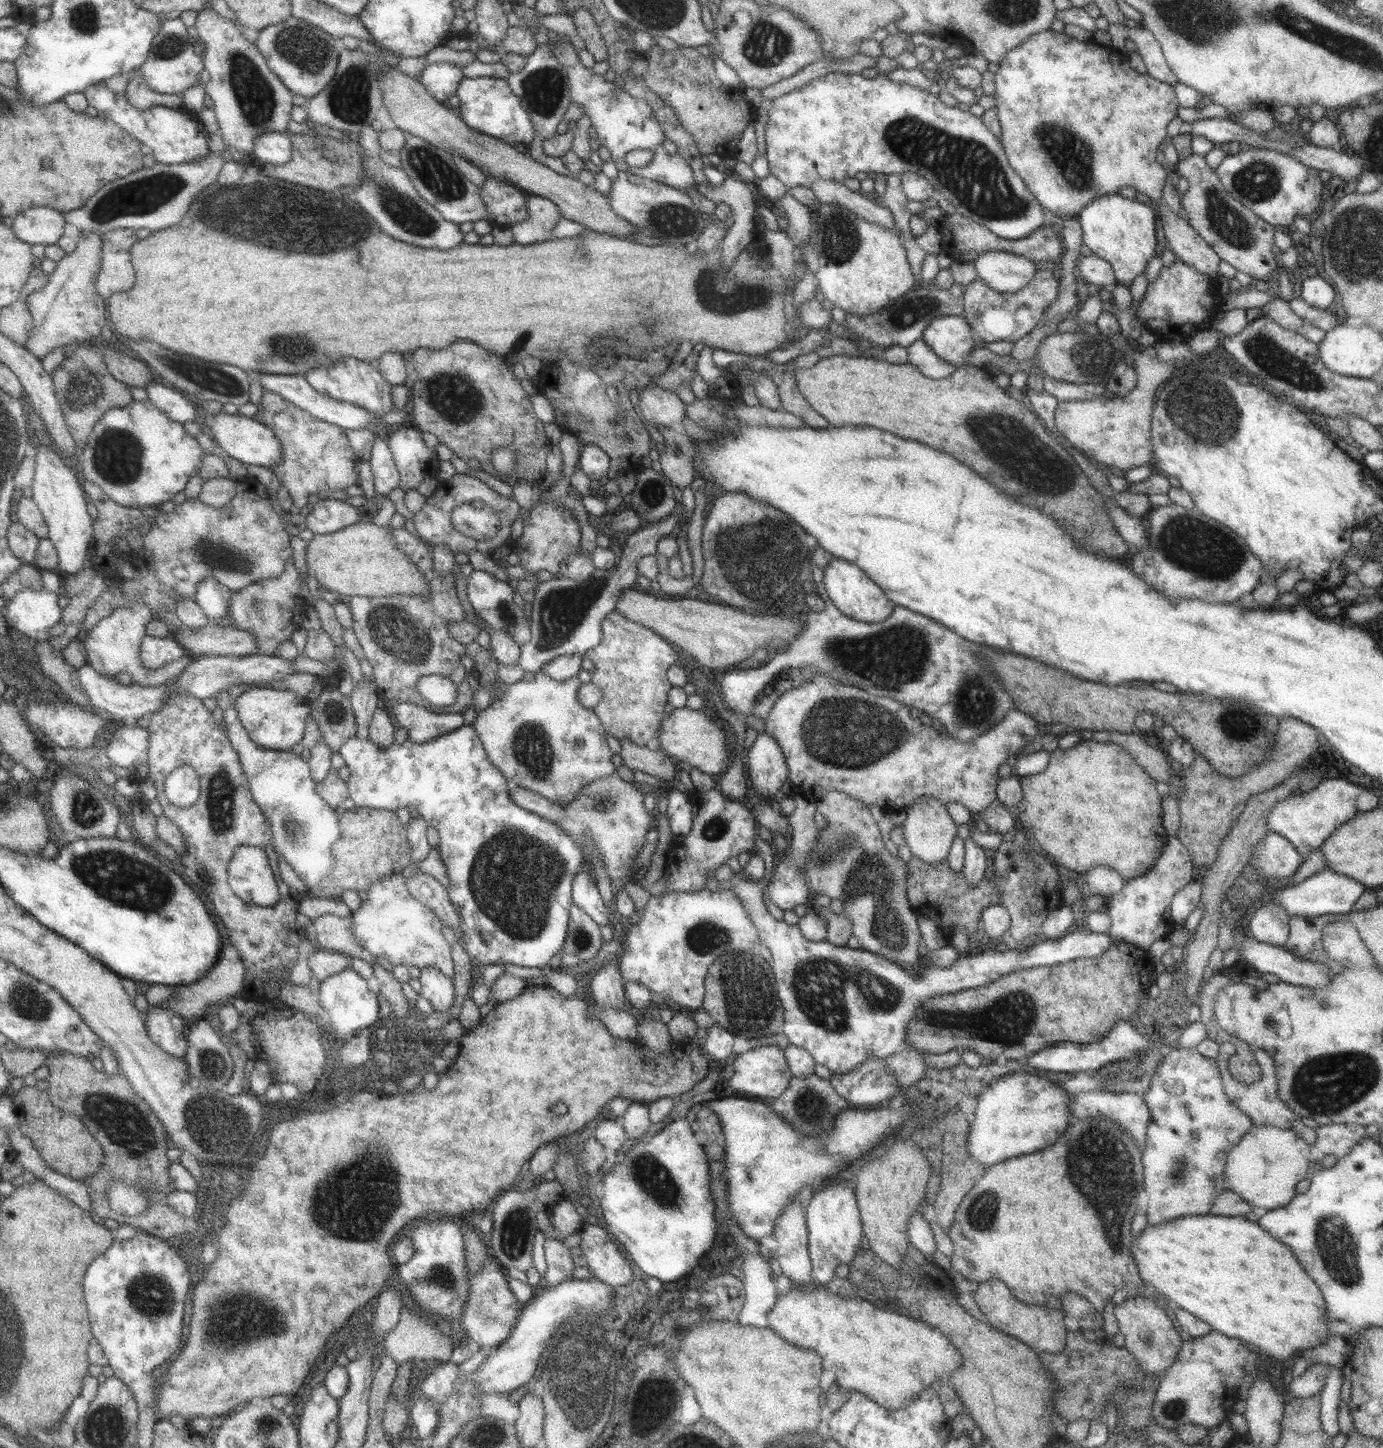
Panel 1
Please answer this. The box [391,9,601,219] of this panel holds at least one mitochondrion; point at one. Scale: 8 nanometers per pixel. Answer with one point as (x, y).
(435, 172)

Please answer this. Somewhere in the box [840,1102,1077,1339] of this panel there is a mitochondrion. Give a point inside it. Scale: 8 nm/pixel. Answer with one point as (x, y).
(983, 1217)

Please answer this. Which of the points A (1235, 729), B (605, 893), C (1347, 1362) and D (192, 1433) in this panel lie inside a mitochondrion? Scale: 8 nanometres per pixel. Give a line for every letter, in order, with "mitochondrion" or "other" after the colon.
A: mitochondrion
B: other
C: other
D: other

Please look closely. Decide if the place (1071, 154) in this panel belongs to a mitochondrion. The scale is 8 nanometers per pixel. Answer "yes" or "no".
yes

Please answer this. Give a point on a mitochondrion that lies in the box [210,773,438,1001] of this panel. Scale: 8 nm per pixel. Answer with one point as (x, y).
(295, 829)

